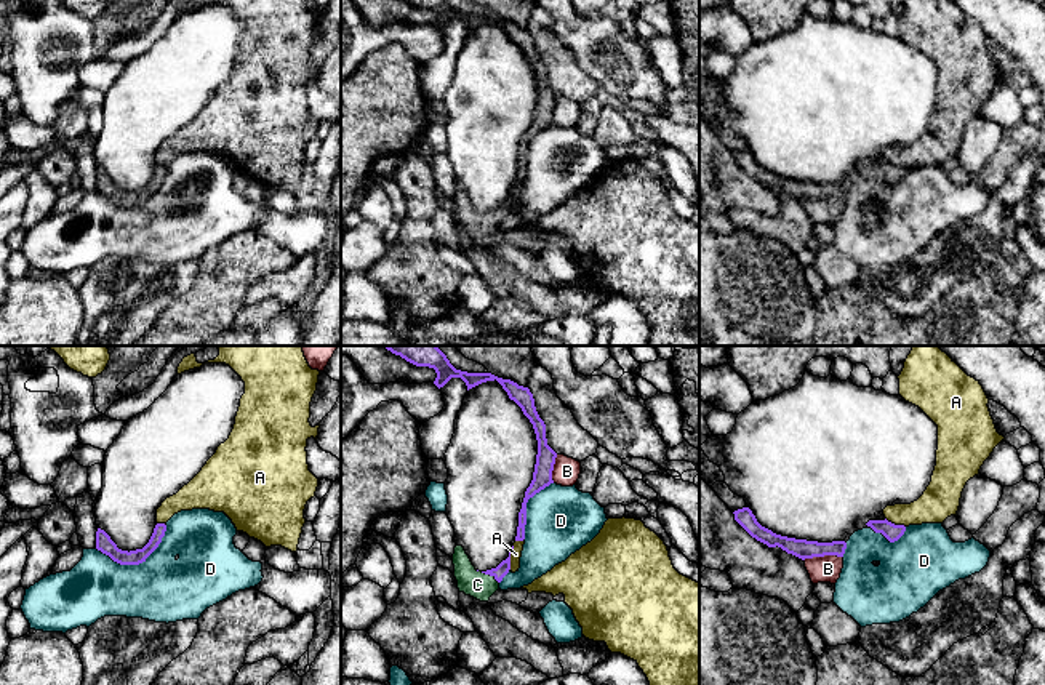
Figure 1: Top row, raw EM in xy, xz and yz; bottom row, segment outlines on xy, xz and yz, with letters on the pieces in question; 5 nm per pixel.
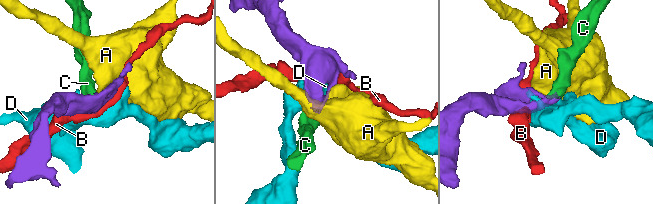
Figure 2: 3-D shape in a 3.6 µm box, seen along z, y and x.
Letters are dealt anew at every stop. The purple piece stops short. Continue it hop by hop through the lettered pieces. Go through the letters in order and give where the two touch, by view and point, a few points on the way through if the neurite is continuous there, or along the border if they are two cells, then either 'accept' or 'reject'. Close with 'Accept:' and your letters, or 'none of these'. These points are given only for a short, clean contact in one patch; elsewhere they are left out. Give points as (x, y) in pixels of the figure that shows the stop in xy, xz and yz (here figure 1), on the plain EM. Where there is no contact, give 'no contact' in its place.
A: meets purple in xz at (509, 199); reject
B: meets purple in yz at (823, 197); reject
C: meets purple in xz at (490, 216); runs through xz (501, 212), (490, 216), (477, 226); accept
D: meets purple in xy at (136, 205); reject
Accept: C

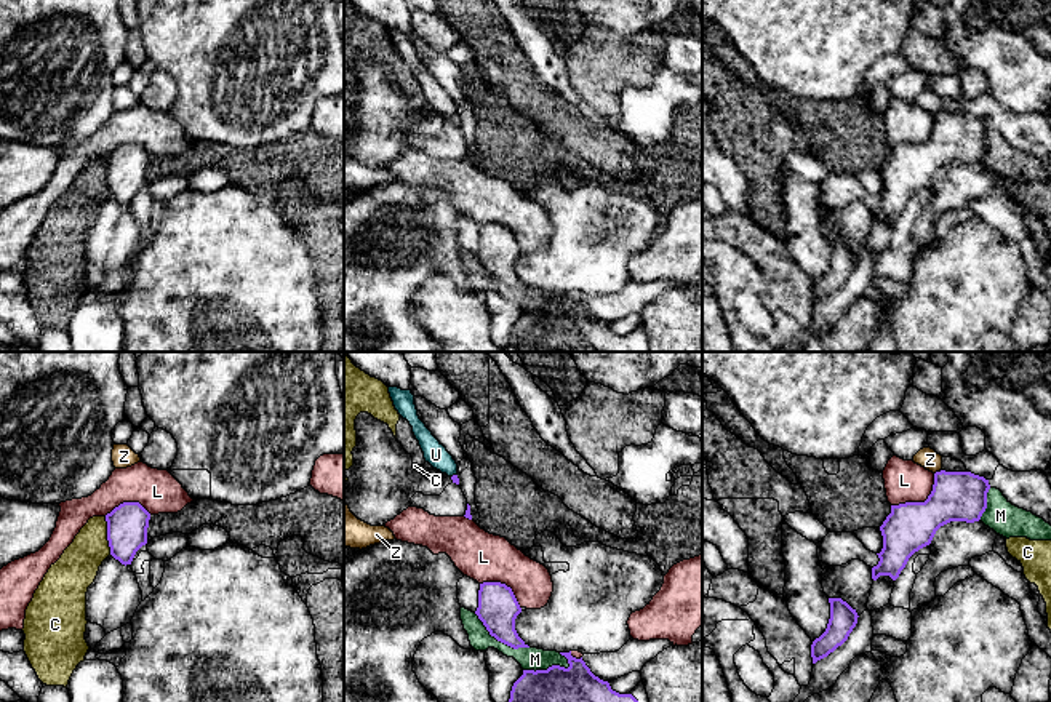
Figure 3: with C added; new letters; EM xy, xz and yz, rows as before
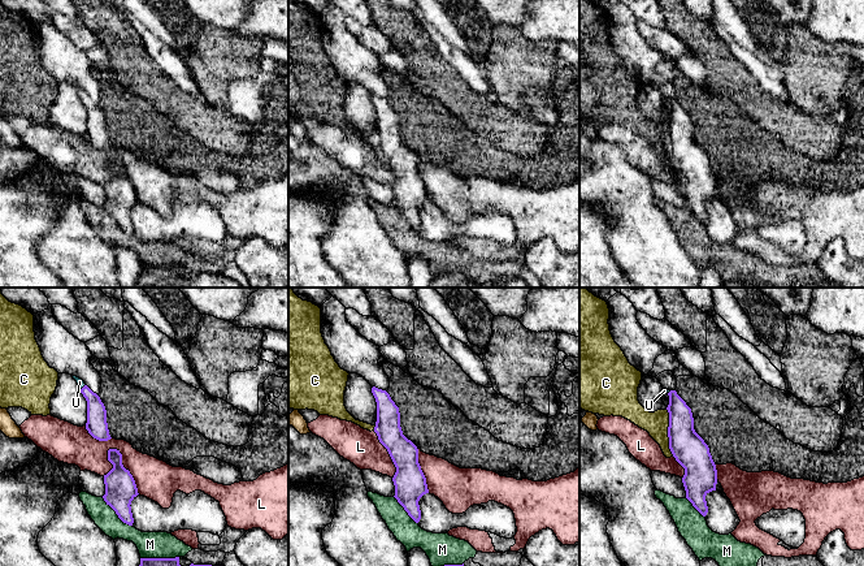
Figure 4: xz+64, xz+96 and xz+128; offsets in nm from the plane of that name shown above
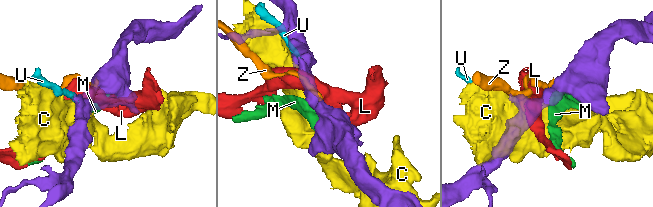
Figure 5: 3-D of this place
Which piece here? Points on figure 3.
C: meets purple in xy at (107, 178); reject
L: meets purple in yz at (920, 144); reject
M: meets purple in xz at (499, 282); reject
U: meets purple in xz at (453, 117); runs through xz (455, 120), (453, 117), (435, 96); accept
Z: meets purple in yz at (938, 114); border along yz (941, 112), (935, 115); reject
Accept: U

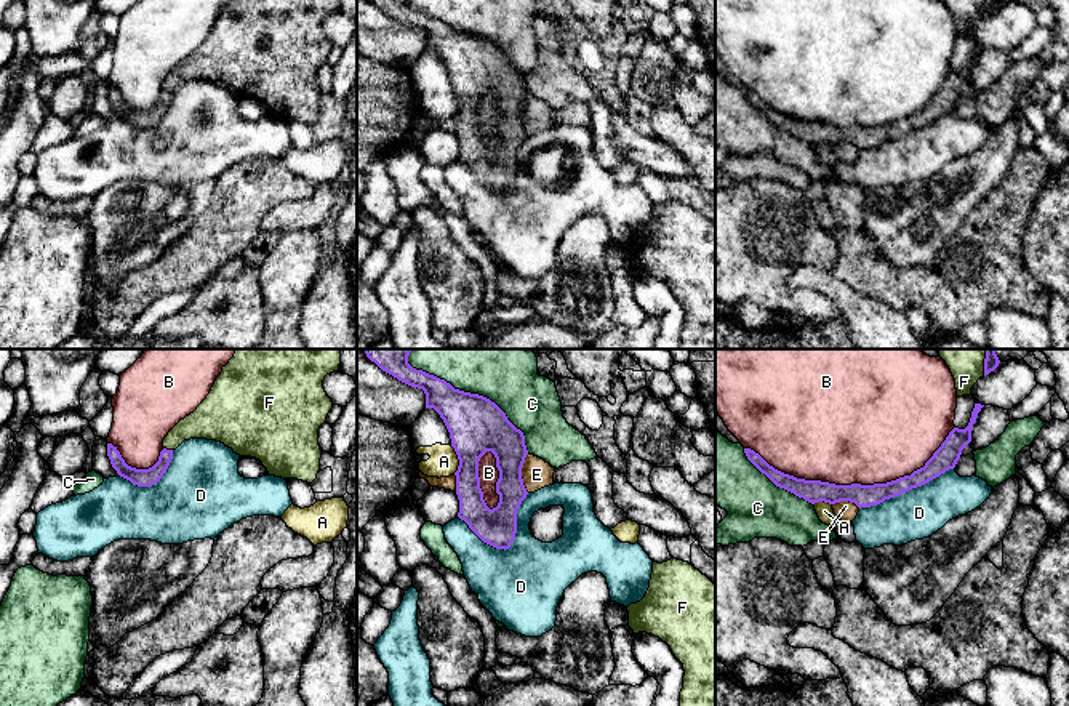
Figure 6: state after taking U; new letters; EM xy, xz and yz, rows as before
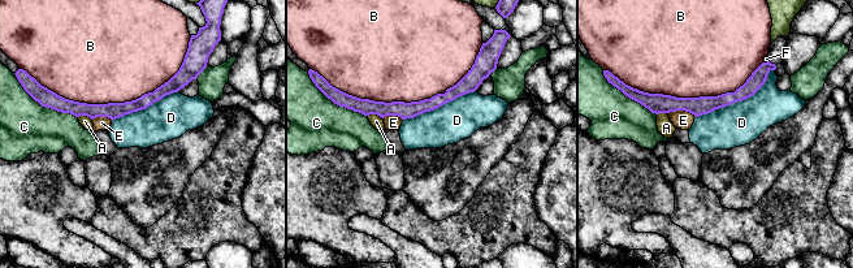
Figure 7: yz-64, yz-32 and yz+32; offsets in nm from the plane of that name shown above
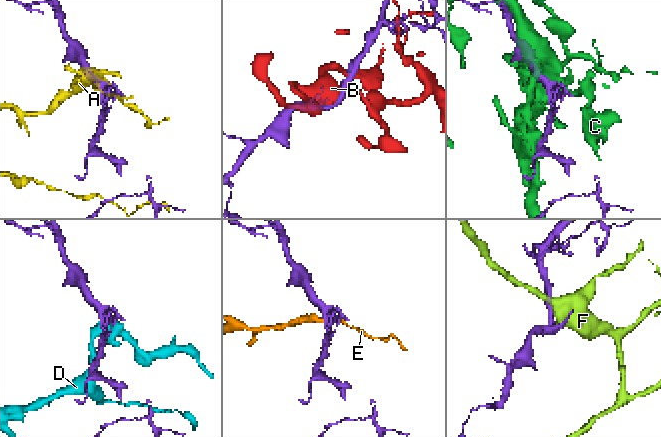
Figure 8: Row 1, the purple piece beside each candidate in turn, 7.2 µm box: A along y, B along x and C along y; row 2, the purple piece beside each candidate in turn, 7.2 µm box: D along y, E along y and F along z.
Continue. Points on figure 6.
A: meets purple in xz at (458, 100); reject
B: meets purple in yz at (853, 125); reject
C: meets purple in xz at (474, 36); reject
D: meets purple in xz at (509, 188); reject
E: meets purple in xz at (520, 114); reject
F: meets purple in xy at (168, 92); border along xy (164, 88), (172, 92); reject
Accept: none of these

